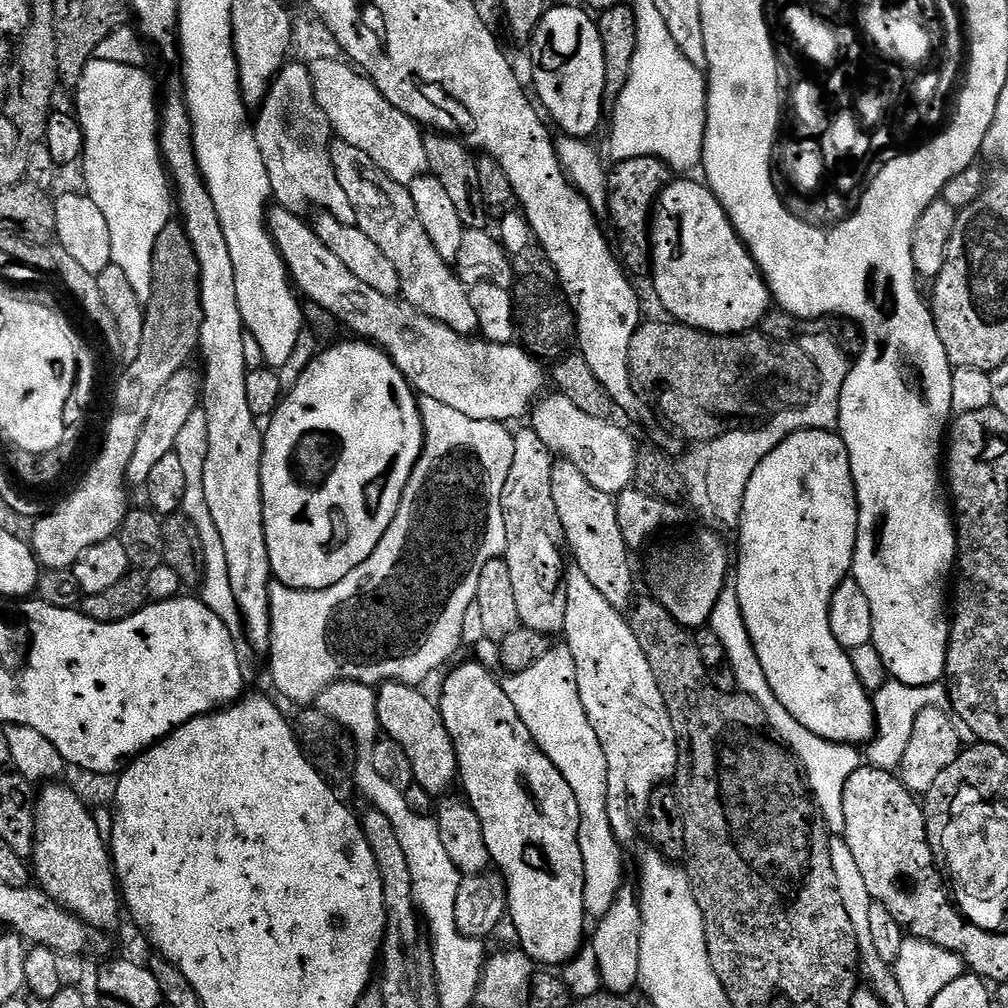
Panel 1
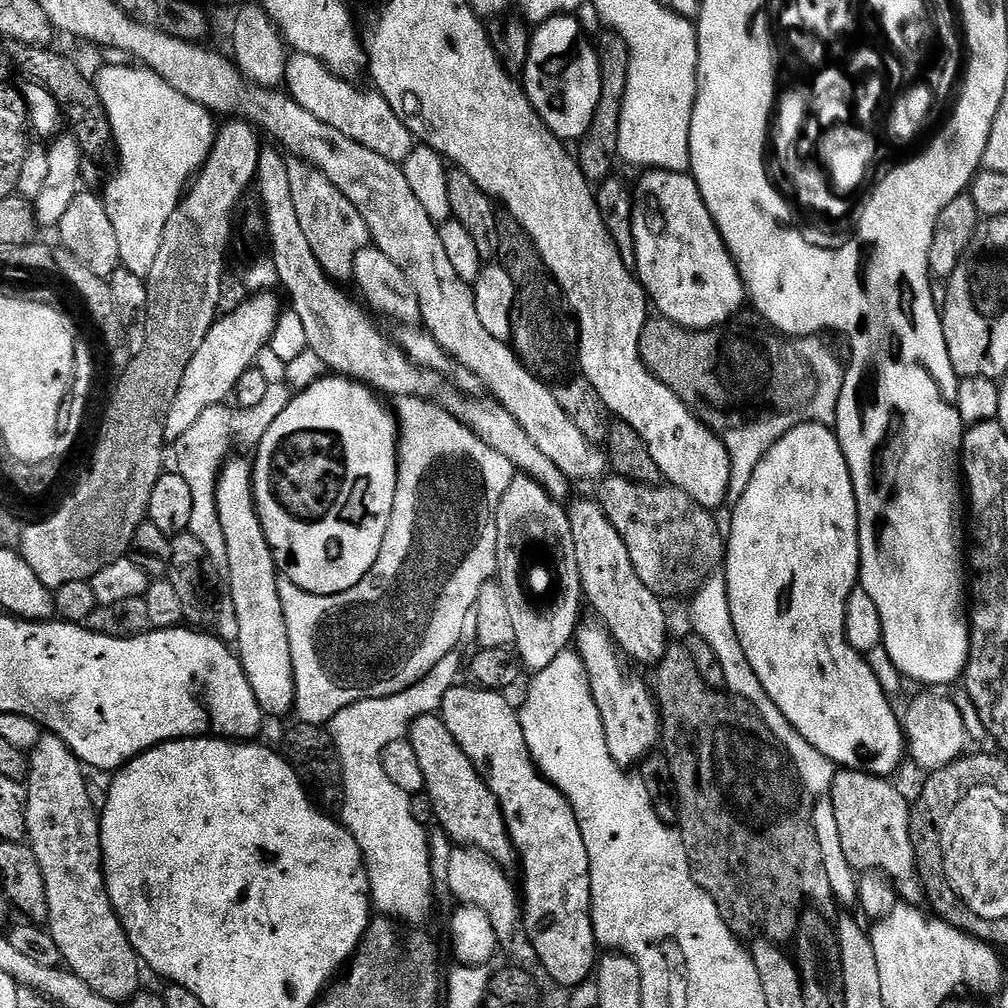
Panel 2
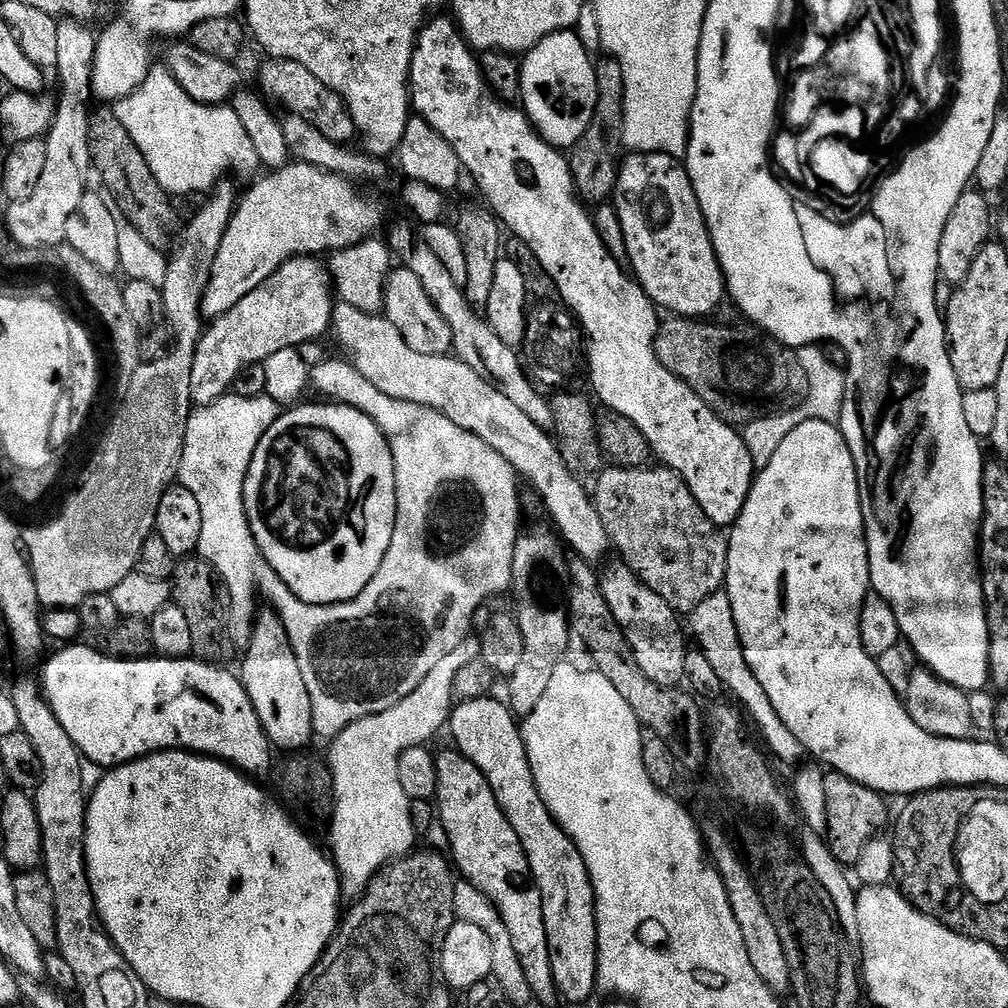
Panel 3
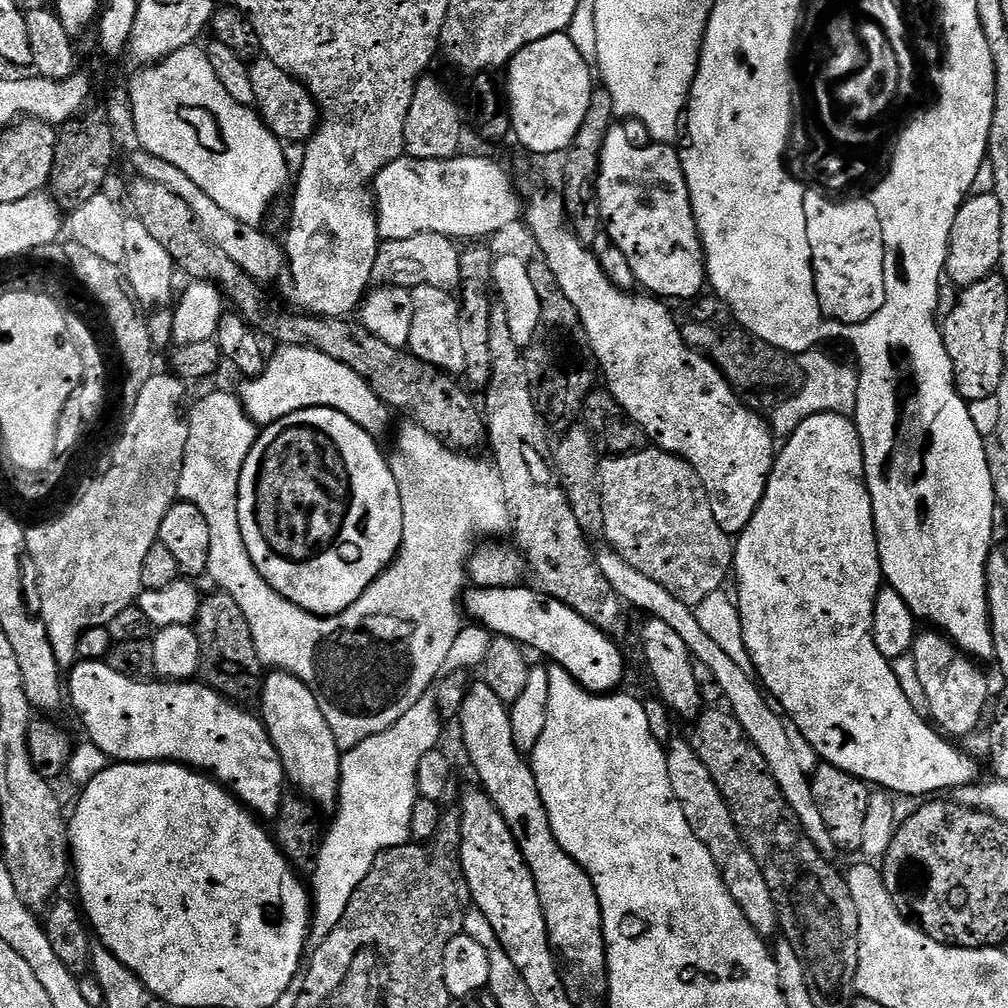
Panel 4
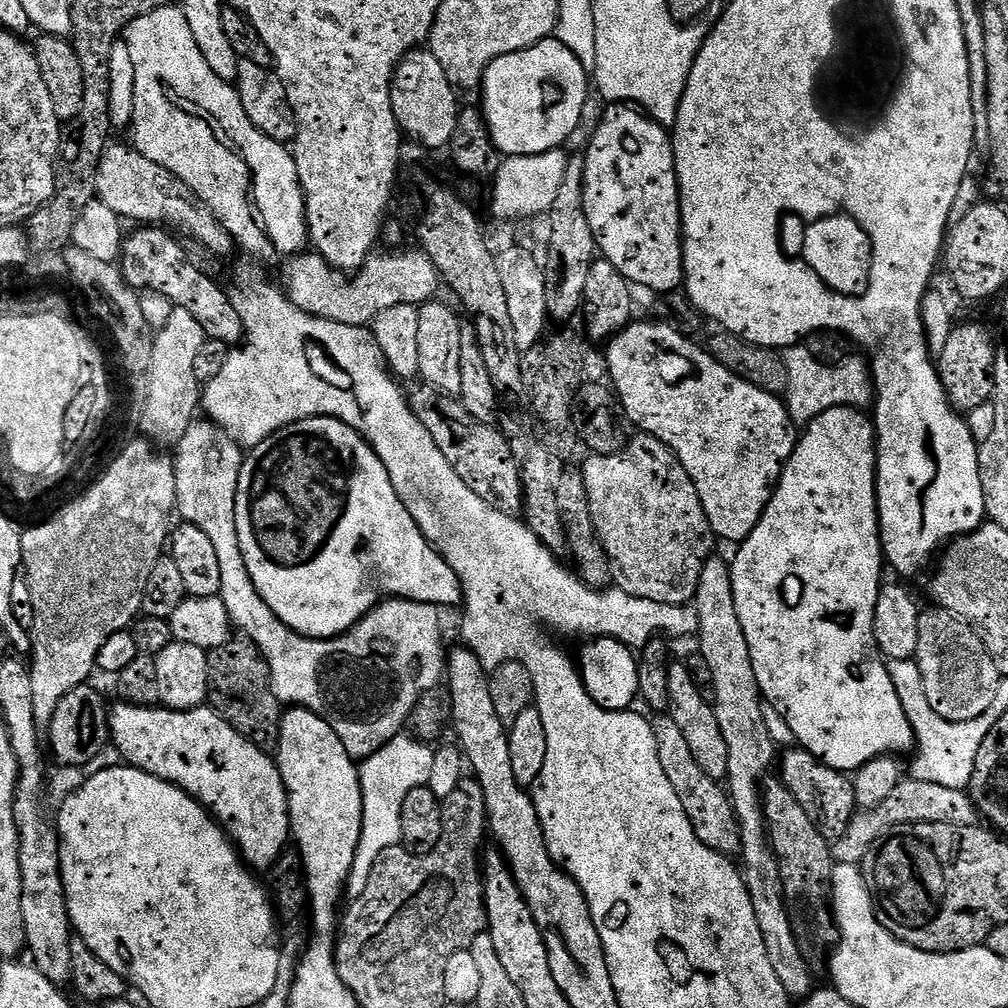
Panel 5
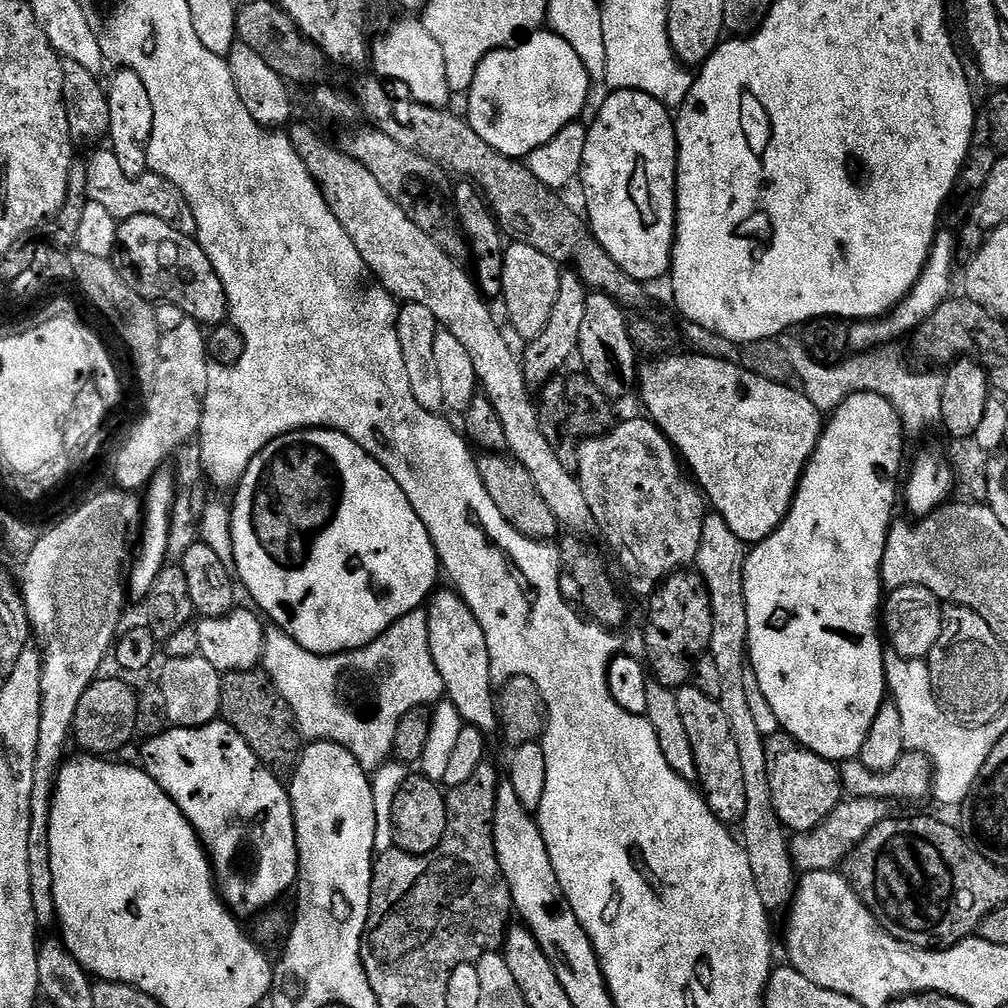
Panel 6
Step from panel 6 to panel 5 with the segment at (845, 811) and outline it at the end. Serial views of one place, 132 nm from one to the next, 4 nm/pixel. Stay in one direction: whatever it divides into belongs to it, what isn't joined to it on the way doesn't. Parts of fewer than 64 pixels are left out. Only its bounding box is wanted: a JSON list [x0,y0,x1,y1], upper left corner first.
[834,778,982,865]

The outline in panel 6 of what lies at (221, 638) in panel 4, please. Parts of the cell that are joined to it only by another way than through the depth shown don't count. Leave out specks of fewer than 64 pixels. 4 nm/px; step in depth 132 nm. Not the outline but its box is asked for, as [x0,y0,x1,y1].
[220,670,302,770]

